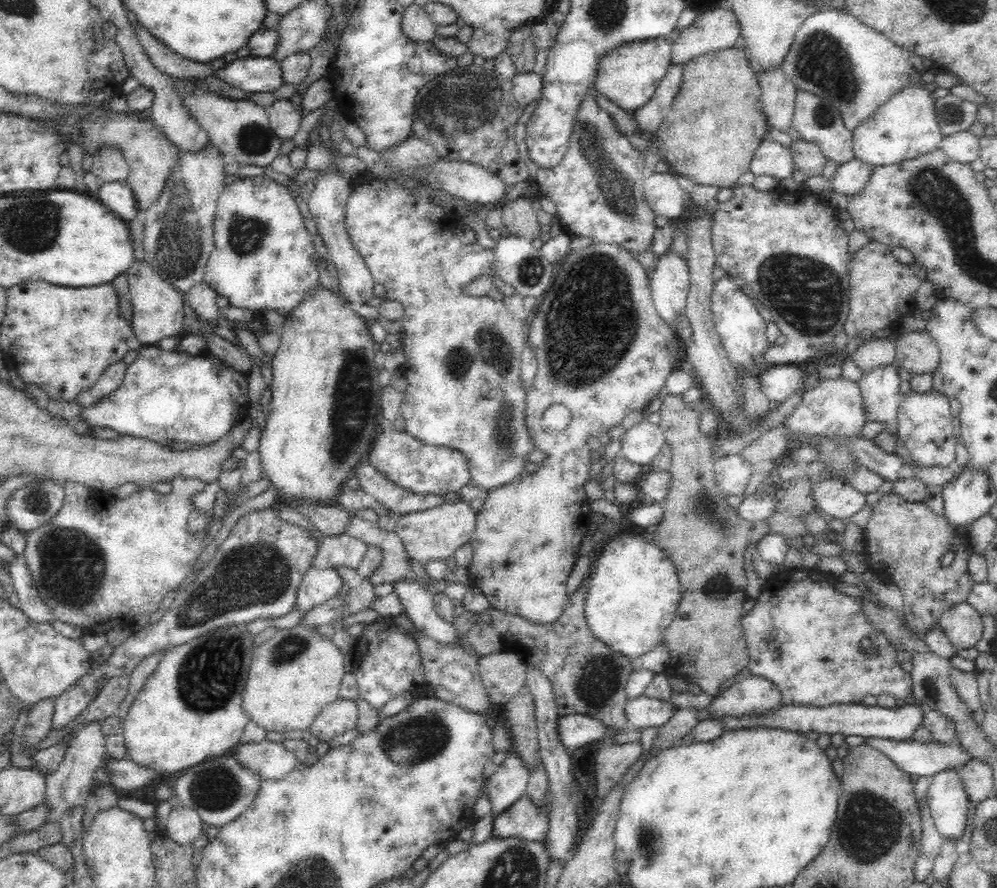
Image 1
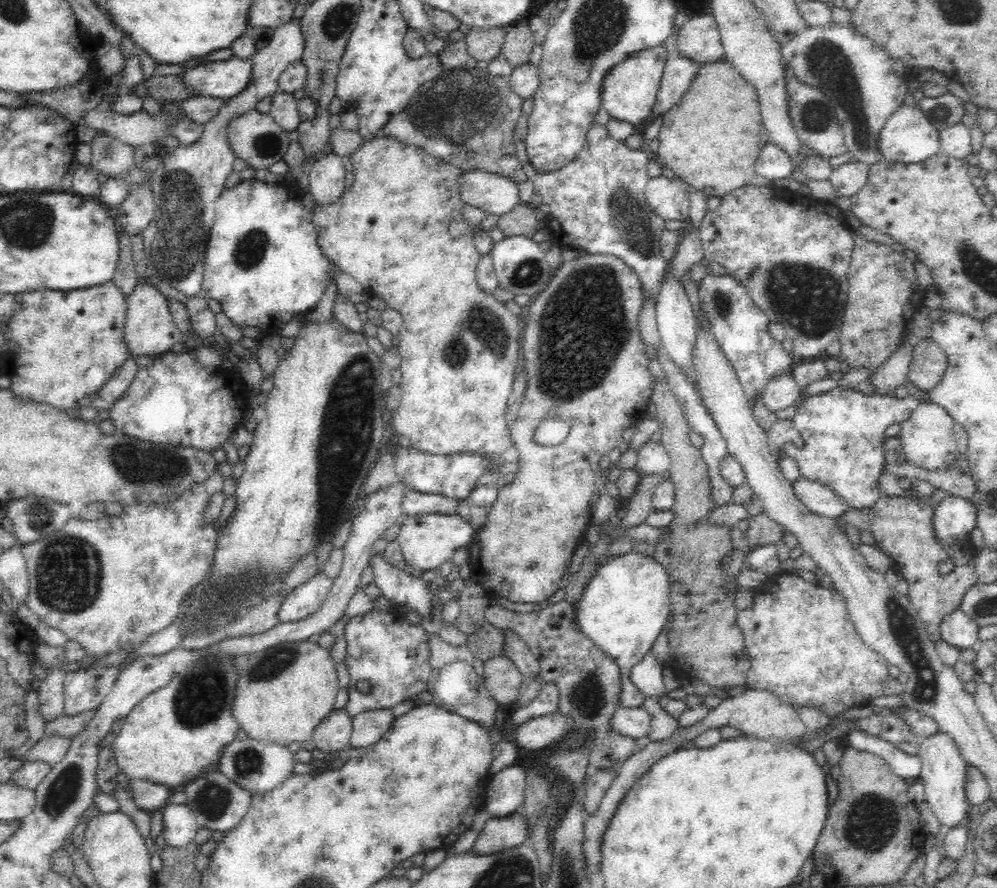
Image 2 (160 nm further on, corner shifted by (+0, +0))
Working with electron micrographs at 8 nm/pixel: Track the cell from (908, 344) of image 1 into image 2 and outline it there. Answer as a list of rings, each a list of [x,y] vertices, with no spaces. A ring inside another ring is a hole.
[[[931,338],[920,341],[917,347],[914,347],[913,356],[908,382],[921,391],[928,392],[945,375],[948,369],[948,356]]]

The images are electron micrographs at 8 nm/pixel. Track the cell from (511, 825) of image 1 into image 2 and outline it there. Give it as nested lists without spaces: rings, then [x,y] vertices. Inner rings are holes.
[[[520,810],[503,817],[492,817],[485,822],[478,839],[467,850],[478,856],[488,856],[528,842],[530,829]]]

